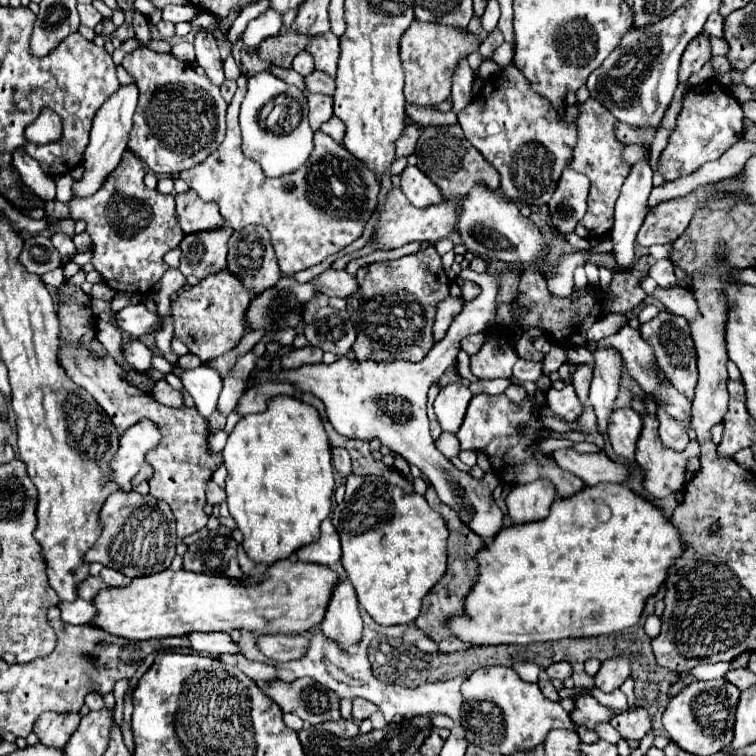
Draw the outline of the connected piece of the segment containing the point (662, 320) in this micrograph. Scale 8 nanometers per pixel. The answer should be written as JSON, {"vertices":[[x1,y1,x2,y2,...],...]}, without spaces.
{"vertices":[[661,311,655,319,651,319,647,323,641,323,639,333,653,347,655,357,657,357,657,365,667,375,671,385,679,393,683,393,689,401,693,401,695,385,697,385,697,367,695,367,695,347,691,343,691,333,689,333,687,321,683,317,679,317,679,315]]}

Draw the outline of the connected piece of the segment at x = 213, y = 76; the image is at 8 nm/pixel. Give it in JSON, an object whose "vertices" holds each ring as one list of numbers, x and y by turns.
{"vertices":[[199,31,193,45,195,45,197,65,203,67,205,75,209,77,209,81,213,85,221,87,225,83,225,75,223,75,223,61,219,57,219,49,217,49,217,39,207,31]]}

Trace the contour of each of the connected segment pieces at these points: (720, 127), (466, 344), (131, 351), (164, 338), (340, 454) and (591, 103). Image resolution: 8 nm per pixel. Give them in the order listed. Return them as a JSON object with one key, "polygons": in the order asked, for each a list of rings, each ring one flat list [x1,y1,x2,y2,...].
{"polygons":[[[703,83,693,91,697,93,697,99,685,99,683,111,677,117,677,127,669,135,667,147,661,151,657,161,657,171,665,181,691,175,703,163,719,159,743,135,743,111,731,93,711,83]],[[485,333,469,335,469,337,465,337,465,339,461,341,461,349,463,349,467,355,475,355,475,353,483,347,485,341,487,341,487,335,485,335]],[[137,339,125,341,125,345,123,345,123,355,125,355,127,363,129,363,135,371,139,371,139,373,143,373,143,371,147,371,147,369,151,367,151,357,153,357,153,353,151,353,141,341,137,341]],[[167,321,165,323,165,329,161,329,157,335,155,335,155,347,161,351,161,355,169,361,169,363,177,363,177,355,173,353,173,349,171,349,171,339,173,339,173,325,171,325,171,321]],[[337,447,337,449,333,449,331,453,333,453,333,467,335,467,343,477,351,475,351,459,349,459,347,449]],[[587,99,585,103,579,103,577,113,577,145,573,149,573,159,569,163,571,169,585,173,591,179,591,191,587,199,587,213,575,227,575,233,583,239,593,237,605,237,611,233,611,219,613,219,613,205,619,197,619,189,623,185,623,179,627,177,629,165,621,161,623,145,615,139,613,127,615,117,609,115,609,111,595,99]]]}

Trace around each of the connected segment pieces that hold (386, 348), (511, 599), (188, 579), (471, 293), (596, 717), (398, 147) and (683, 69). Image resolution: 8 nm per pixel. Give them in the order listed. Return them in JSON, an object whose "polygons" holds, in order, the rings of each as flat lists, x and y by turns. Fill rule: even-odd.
{"polygons":[[[433,245,395,261,373,263,357,271,359,289,347,297,347,311,357,325,353,353,359,361,423,359,433,347,433,319,437,303,449,295,449,277]],[[615,483,585,487,571,499,555,499,547,519,505,527,491,545,479,551,479,581,465,603,469,619,463,615,453,617,449,627,473,647,529,645,535,641,617,633,639,623,647,599,667,581,669,567,681,557,683,549,685,541,679,529,645,497]],[[287,559,271,565,267,579,257,585,239,583,227,577,169,569,155,575,137,577,127,587,99,591,99,595,93,599,97,613,89,623,115,637,131,641,231,629,247,629,259,635,303,635,323,621,337,583,339,573,327,565,303,561,293,563]],[[457,279,455,281,459,287,461,287,461,291,463,291,463,297,465,297,465,301,469,301,469,299,475,299,477,295,479,295,479,287,473,283,473,281,465,281,465,279]],[[589,695,577,699,575,703,577,703,577,707,571,713,571,719,573,719,575,725,585,725,589,729,595,729,597,723,611,721,611,717,613,717,607,707,603,707,597,699,593,699]],[[409,125,403,129,401,137,395,141,395,157,409,157,415,151,415,143,421,135,421,129,417,125]],[[701,33,697,39,693,39,687,45,687,51,681,57,681,67,679,67,679,81,685,83,693,73,697,73,707,61,711,59,711,45,709,45,709,35]]]}

